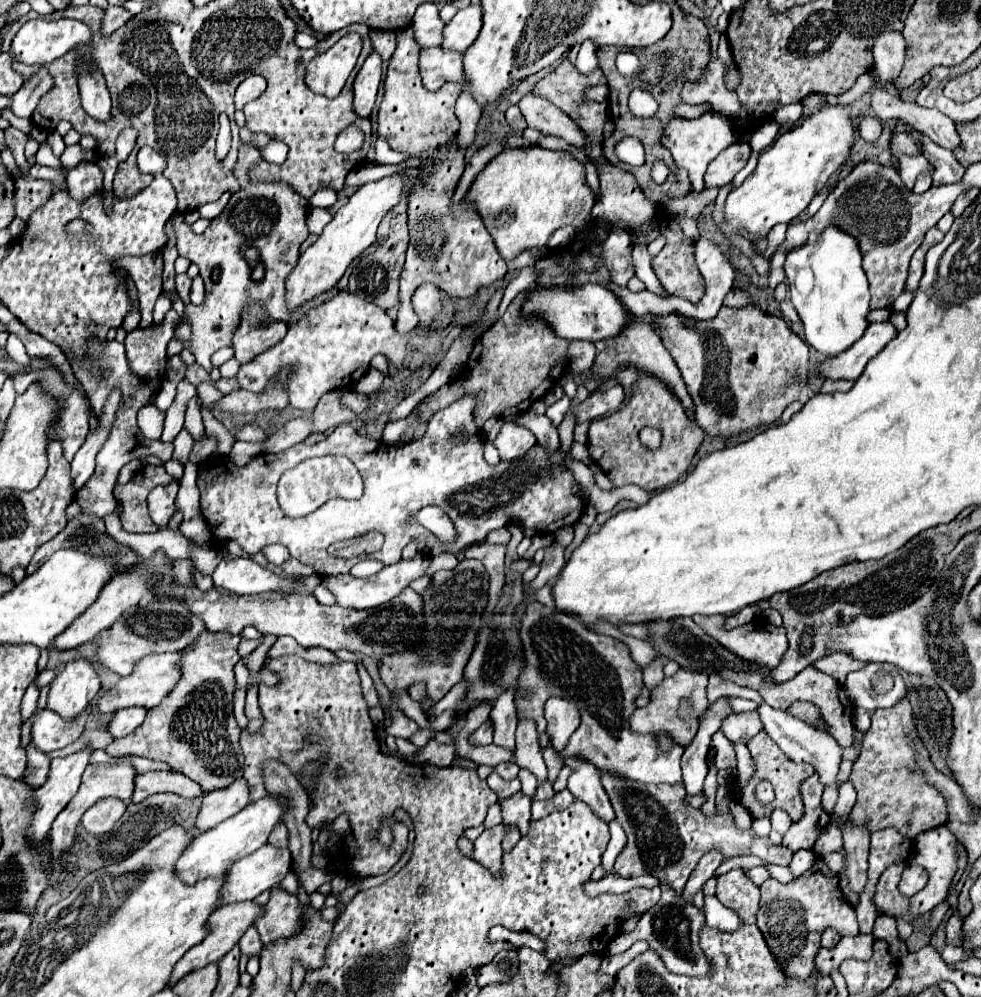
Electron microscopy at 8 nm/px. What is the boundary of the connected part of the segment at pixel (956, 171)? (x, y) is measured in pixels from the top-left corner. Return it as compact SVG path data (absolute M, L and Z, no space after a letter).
M923 134L916 139L921 144L922 155L932 162L932 166L936 166L932 175L933 186L946 182L956 183L962 178L964 166L954 158L952 151L940 147Z

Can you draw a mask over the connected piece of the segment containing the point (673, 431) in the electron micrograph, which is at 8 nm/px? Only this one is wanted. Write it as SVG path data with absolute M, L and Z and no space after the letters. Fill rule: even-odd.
M638 374L640 378L630 402L618 412L590 422L588 446L592 452L592 460L606 472L614 486L620 488L626 484L636 484L648 492L654 492L670 488L688 474L692 458L702 444L704 432L696 426L694 420L688 420L682 404L676 402L676 396L672 396L672 392L668 392L662 382L648 374ZM644 426L662 430L662 444L658 452L648 452L640 444L638 430Z

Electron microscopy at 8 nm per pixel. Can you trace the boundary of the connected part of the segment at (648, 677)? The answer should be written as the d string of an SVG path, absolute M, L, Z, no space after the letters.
M656 660L654 664L650 664L648 668L644 668L644 684L646 688L652 692L662 680L664 680L664 674L662 674L662 668L664 668L664 662L662 660Z

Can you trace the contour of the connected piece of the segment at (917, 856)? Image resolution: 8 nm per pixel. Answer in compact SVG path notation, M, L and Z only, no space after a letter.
M940 826L940 828L928 830L928 832L922 832L920 836L916 836L912 862L920 864L928 872L930 880L922 892L918 892L914 898L910 898L912 914L926 914L946 898L950 882L958 870L958 848L956 848L958 844L960 844L960 840L956 838L956 834L948 826Z

